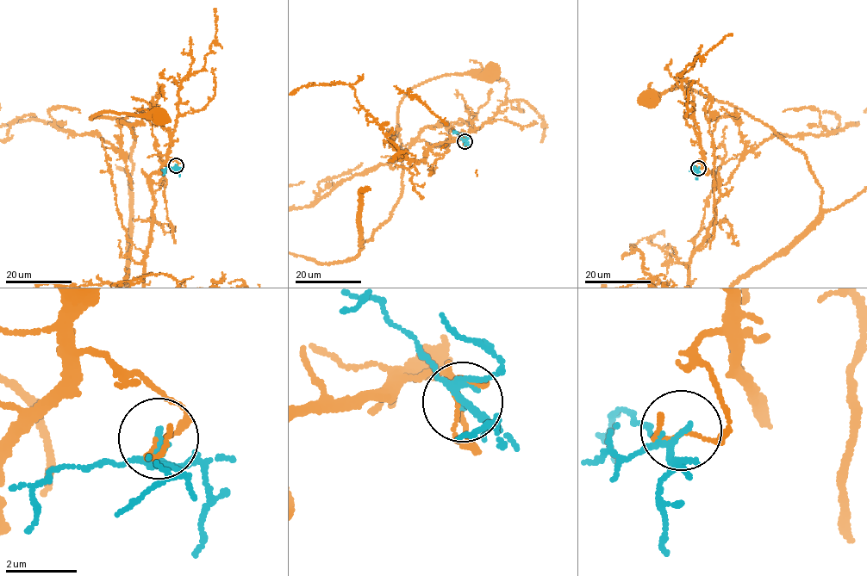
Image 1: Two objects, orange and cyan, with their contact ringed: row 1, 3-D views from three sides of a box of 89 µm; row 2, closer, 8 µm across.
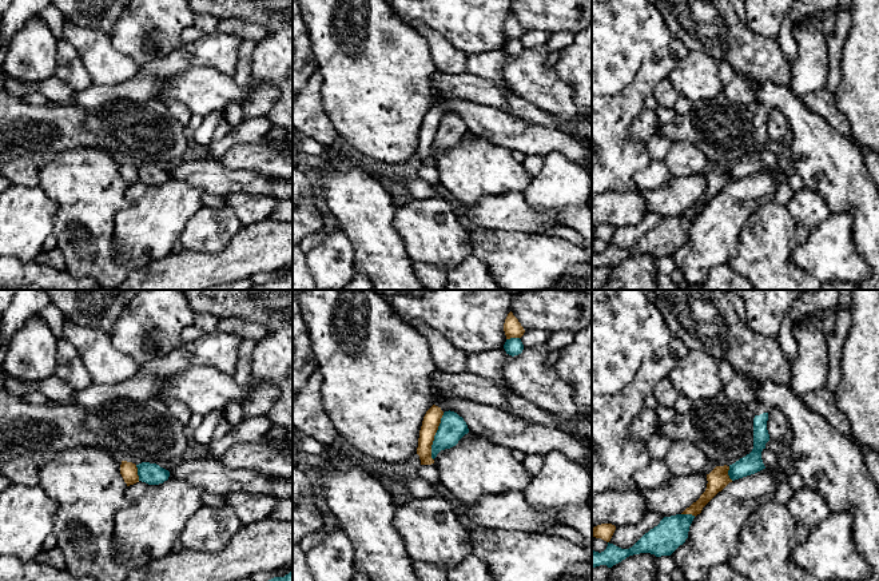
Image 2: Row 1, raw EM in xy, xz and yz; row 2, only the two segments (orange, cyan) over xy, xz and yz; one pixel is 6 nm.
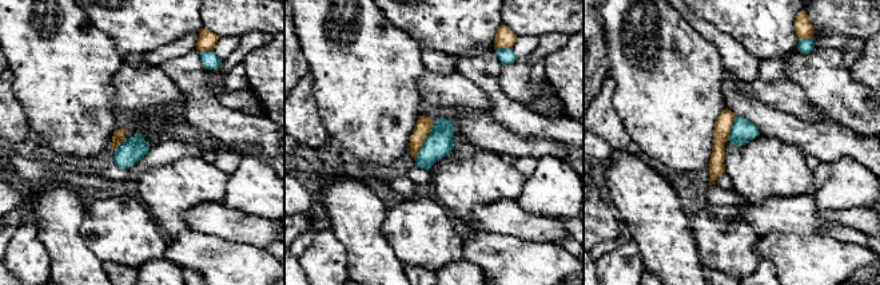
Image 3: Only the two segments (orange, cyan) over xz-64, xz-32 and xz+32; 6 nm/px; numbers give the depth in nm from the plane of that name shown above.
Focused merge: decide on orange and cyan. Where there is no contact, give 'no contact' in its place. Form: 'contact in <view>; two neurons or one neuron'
contact in xz; two neurons

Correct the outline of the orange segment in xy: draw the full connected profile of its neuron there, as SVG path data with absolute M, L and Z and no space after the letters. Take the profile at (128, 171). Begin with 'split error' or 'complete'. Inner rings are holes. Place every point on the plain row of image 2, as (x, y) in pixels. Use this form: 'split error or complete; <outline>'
complete; M122 162L120 175L127 187L139 183L138 168L132 163Z

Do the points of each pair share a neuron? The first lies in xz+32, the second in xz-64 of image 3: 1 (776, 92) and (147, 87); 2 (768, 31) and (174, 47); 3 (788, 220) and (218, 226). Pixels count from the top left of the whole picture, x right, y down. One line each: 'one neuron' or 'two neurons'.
1: one neuron
2: two neurons
3: one neuron

